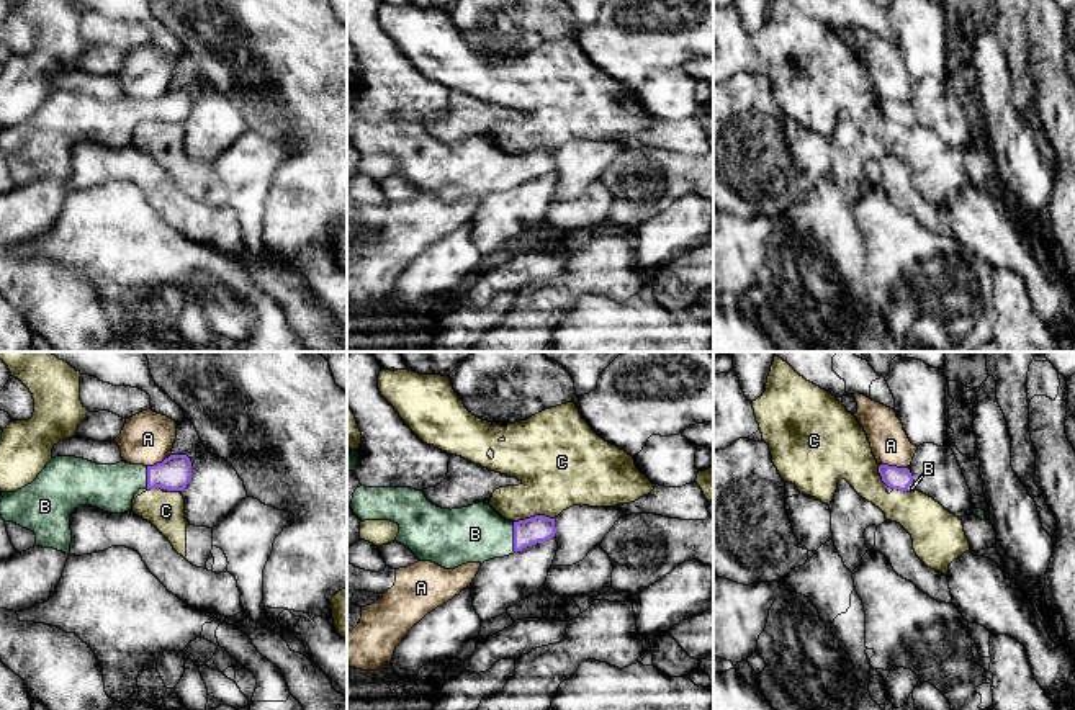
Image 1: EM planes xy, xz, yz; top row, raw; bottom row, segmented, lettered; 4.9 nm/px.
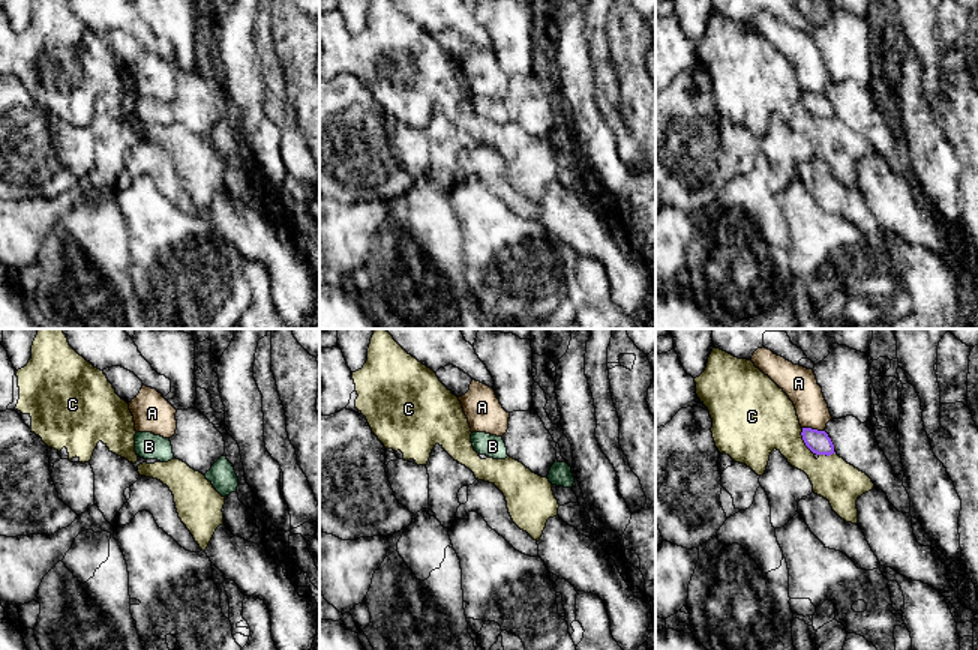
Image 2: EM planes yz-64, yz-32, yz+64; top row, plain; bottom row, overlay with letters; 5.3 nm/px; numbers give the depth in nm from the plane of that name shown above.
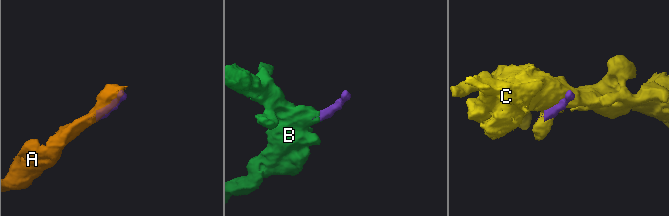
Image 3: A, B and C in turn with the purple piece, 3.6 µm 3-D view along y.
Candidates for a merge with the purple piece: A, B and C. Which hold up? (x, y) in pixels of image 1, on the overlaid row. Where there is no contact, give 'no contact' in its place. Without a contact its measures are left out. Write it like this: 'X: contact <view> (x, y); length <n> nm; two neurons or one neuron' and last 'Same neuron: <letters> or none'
A: contact yz (894, 467); length 140 nm; two neurons
B: contact xz (514, 537); length 150 nm; one neuron
C: contact xz (535, 516); length 200 nm; two neurons
Same neuron: B

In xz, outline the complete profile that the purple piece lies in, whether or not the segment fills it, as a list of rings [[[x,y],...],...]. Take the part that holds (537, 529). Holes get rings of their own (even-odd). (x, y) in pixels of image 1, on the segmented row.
[[[360,486],[350,509],[362,522],[398,524],[394,541],[409,548],[419,561],[432,561],[445,569],[504,558],[556,533],[555,519],[545,515],[511,522],[486,502],[442,509],[411,488]]]

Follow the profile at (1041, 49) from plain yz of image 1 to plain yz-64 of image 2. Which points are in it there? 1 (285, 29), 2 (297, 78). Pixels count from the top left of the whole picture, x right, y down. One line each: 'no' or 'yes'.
1: yes
2: yes

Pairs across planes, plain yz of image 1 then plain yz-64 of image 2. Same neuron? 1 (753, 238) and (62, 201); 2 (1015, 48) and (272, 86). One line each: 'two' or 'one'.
1: one
2: one

